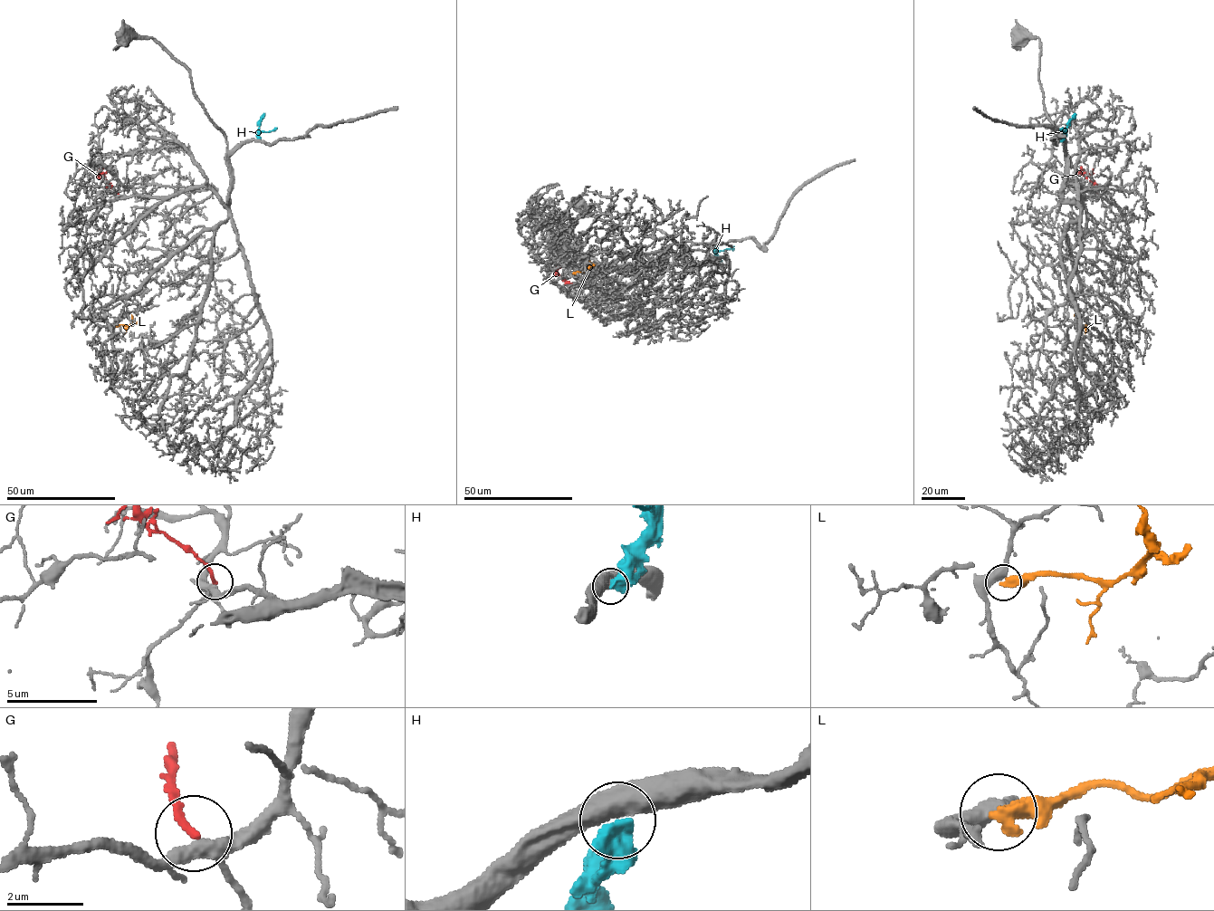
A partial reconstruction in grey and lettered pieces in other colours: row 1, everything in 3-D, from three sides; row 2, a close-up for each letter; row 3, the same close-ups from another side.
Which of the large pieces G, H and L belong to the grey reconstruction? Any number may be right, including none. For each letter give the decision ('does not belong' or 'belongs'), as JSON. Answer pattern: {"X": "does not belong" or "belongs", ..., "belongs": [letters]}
{"G": "does not belong", "H": "does not belong", "L": "does not belong", "belongs": []}

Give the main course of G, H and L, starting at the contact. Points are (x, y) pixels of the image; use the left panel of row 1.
G: (119, 194), (99, 173), (103, 167)
H: (259, 141), (259, 122), (264, 113)
L: (116, 326), (129, 325), (133, 321), (131, 314)

